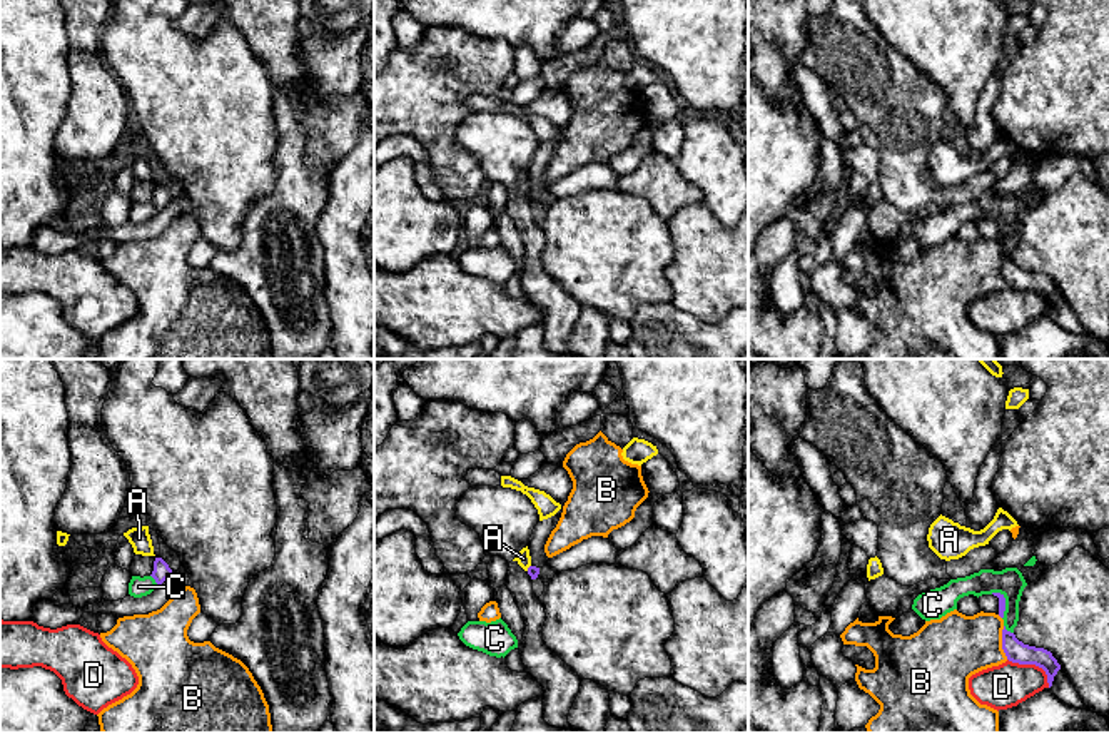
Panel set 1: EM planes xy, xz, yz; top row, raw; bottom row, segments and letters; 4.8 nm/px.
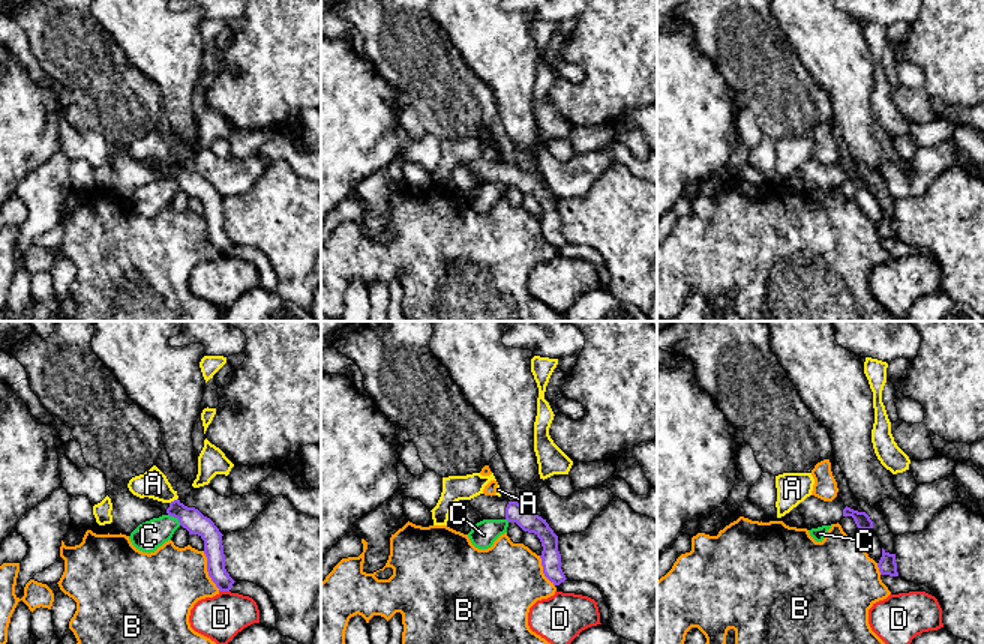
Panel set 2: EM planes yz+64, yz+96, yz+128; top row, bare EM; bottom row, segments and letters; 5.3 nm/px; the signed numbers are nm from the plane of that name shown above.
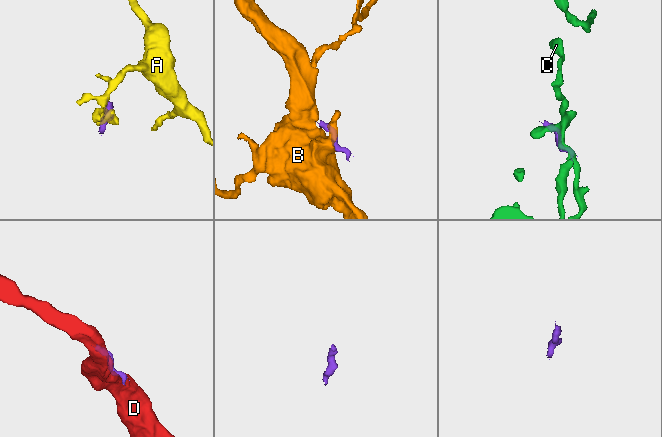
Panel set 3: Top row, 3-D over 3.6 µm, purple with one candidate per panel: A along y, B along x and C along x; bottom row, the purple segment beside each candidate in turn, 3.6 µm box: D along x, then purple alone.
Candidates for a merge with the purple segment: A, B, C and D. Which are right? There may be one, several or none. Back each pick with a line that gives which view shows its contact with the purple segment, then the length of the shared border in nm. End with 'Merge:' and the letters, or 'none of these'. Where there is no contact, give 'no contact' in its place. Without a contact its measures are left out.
Merge: none of these

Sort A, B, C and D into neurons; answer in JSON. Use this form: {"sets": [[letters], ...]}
{"sets": [["A"], ["B"], ["C"], ["D"]]}

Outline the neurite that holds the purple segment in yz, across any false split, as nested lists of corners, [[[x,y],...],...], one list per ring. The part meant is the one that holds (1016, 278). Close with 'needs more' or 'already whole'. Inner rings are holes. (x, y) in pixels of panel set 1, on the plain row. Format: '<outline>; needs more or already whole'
[[[1005,252],[1002,255],[1002,276],[1007,286],[1012,289],[1036,291],[1042,294],[1047,301],[1049,314],[1052,312],[1054,302],[1061,296],[1061,291],[1057,289],[1051,277],[1024,270],[1015,264],[1014,259],[1007,257]]]; already whole

